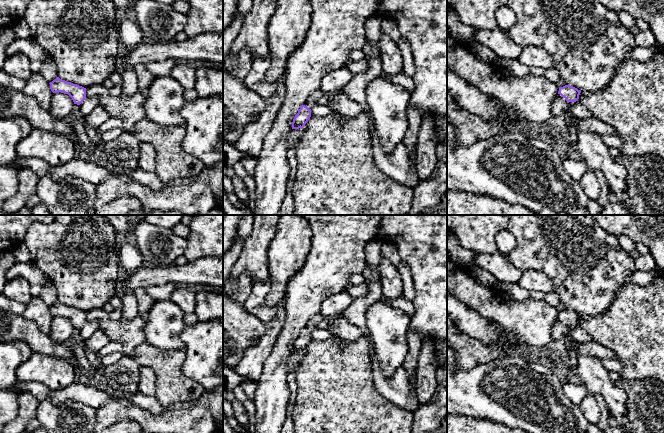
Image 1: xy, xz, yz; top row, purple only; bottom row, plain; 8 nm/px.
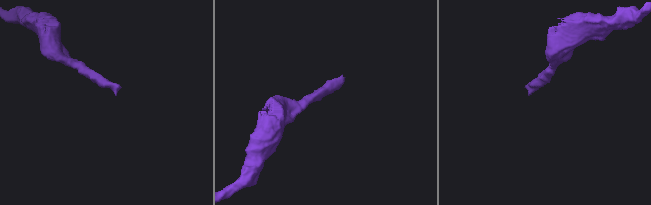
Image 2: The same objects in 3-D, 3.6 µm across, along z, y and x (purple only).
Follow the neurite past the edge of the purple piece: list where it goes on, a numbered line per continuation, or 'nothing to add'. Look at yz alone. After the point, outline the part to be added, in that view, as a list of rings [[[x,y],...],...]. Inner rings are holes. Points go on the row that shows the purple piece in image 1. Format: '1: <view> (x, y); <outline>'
1: yz (560, 106); [[[560,94],[553,102],[553,117],[559,117],[568,111],[568,103]]]

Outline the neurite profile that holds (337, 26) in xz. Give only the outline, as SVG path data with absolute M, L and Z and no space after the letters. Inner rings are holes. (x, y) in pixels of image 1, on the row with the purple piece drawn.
M310 0L311 23L303 43L288 57L286 72L286 94L272 128L265 138L257 158L254 173L256 186L254 215L277 215L287 193L290 166L287 160L288 134L300 107L318 89L325 75L344 67L349 54L362 50L365 42L364 24L377 14L379 0Z

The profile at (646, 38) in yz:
M651 30L639 31L635 34L635 45L638 47L657 47L657 42Z

